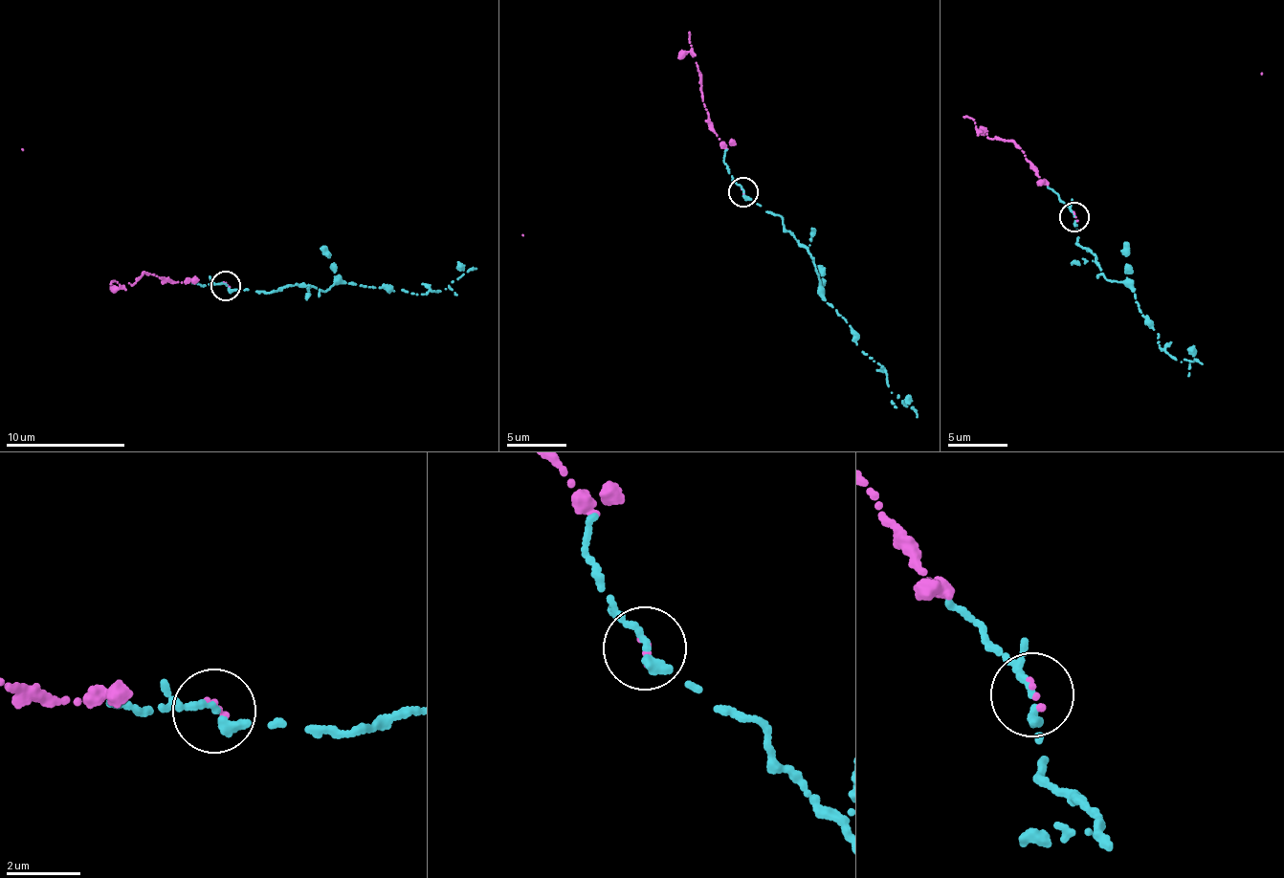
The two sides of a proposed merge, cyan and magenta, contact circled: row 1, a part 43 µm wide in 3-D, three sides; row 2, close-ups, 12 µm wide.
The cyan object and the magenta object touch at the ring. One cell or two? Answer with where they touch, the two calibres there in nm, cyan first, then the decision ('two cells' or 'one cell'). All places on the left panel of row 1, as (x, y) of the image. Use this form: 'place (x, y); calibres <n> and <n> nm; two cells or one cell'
place (226, 285); calibres 300 and 150 nm; one cell

